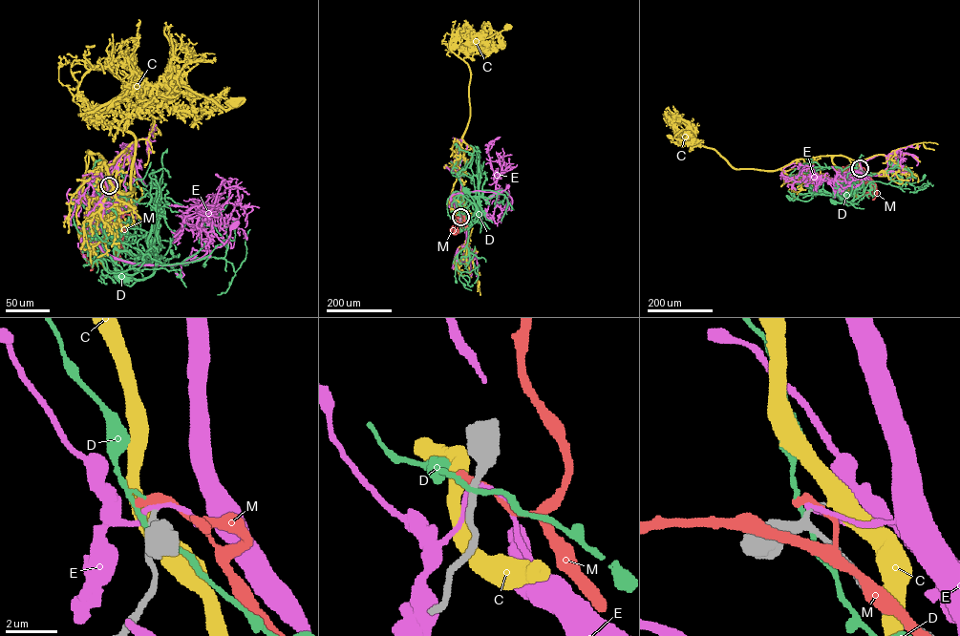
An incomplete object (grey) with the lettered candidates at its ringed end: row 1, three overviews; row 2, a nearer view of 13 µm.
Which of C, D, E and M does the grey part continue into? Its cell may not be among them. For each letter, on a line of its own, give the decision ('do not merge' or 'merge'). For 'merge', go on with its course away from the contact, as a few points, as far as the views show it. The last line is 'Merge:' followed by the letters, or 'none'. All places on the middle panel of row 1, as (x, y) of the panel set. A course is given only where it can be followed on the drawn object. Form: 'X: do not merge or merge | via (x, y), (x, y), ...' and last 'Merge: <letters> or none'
C: merge | via (460, 217), (453, 187), (470, 116), (470, 72), (458, 55), (461, 50), (470, 52), (473, 40), (507, 26)
D: do not merge
E: do not merge
M: do not merge
Merge: C

